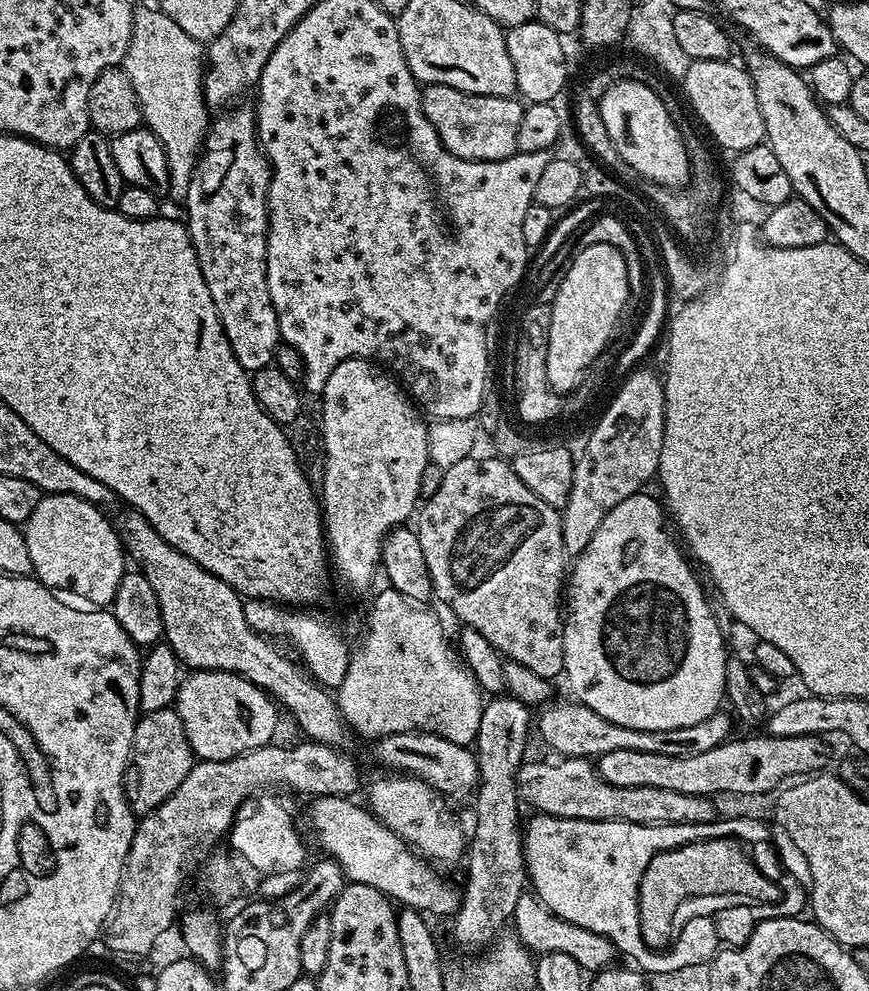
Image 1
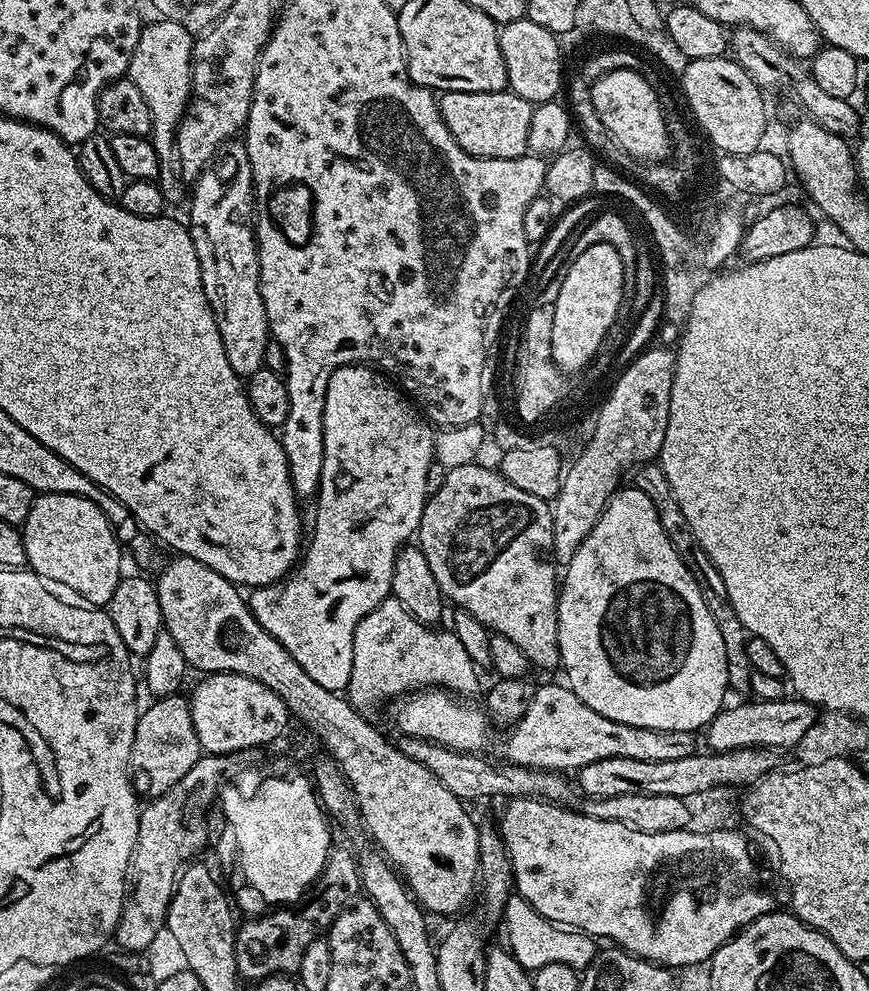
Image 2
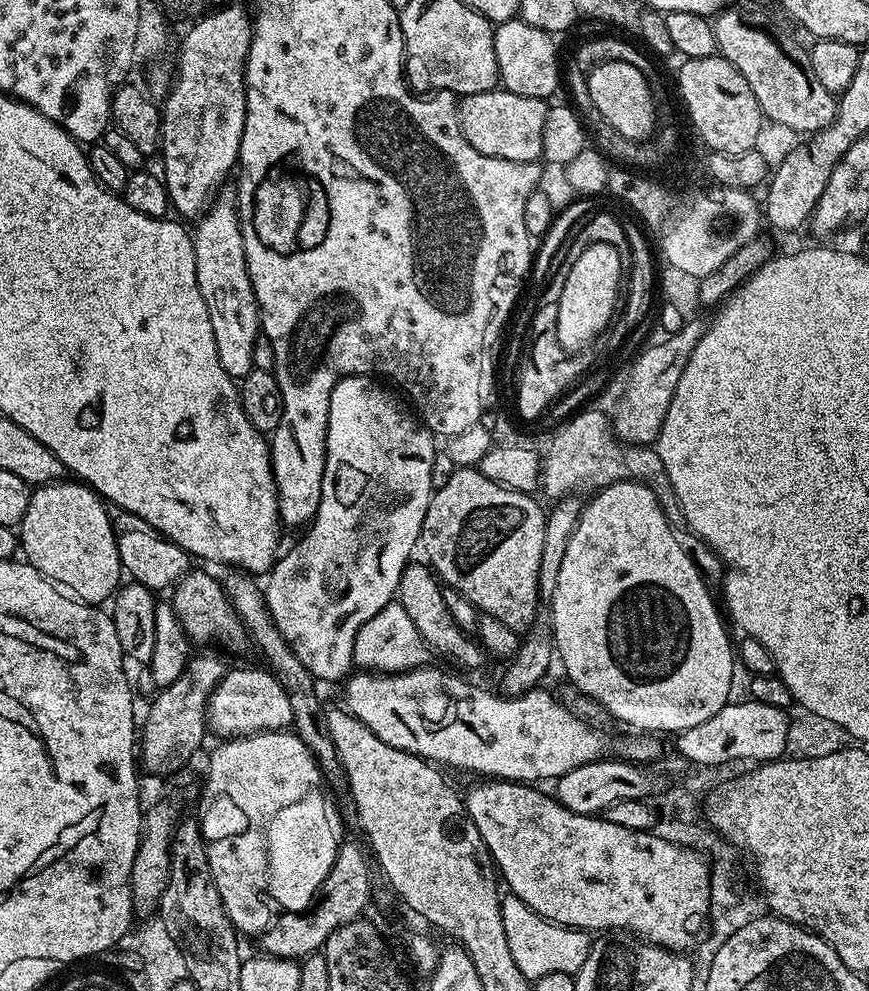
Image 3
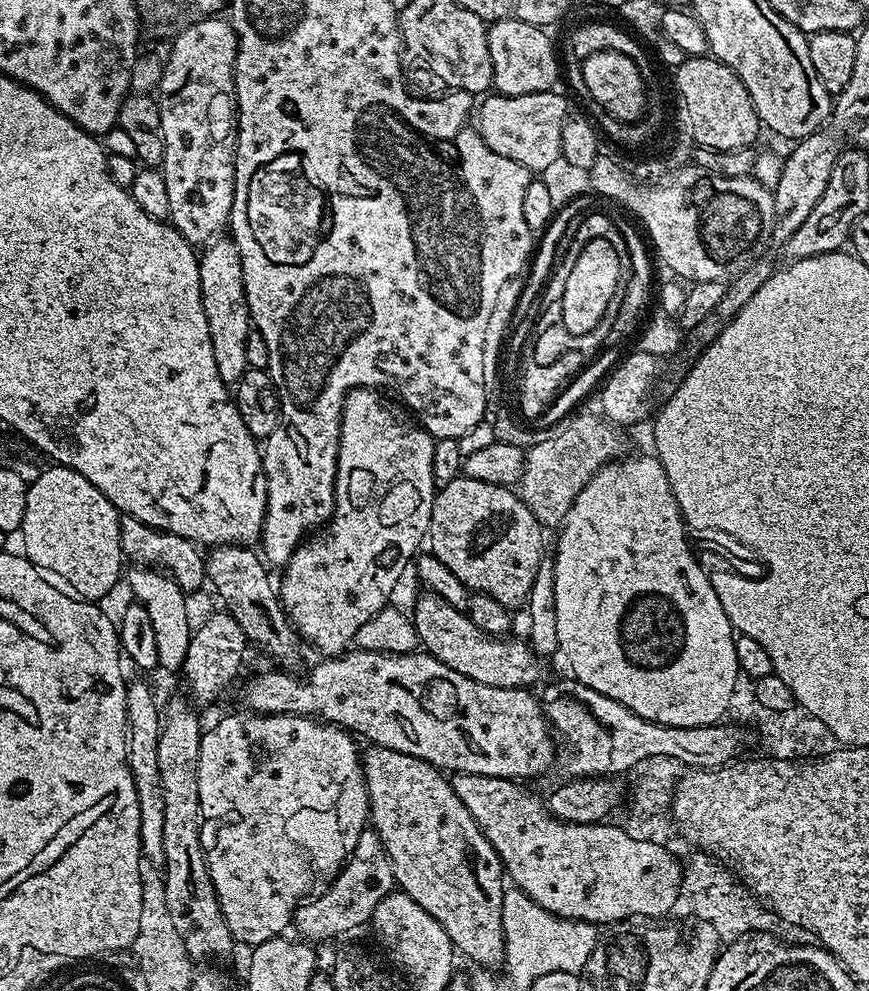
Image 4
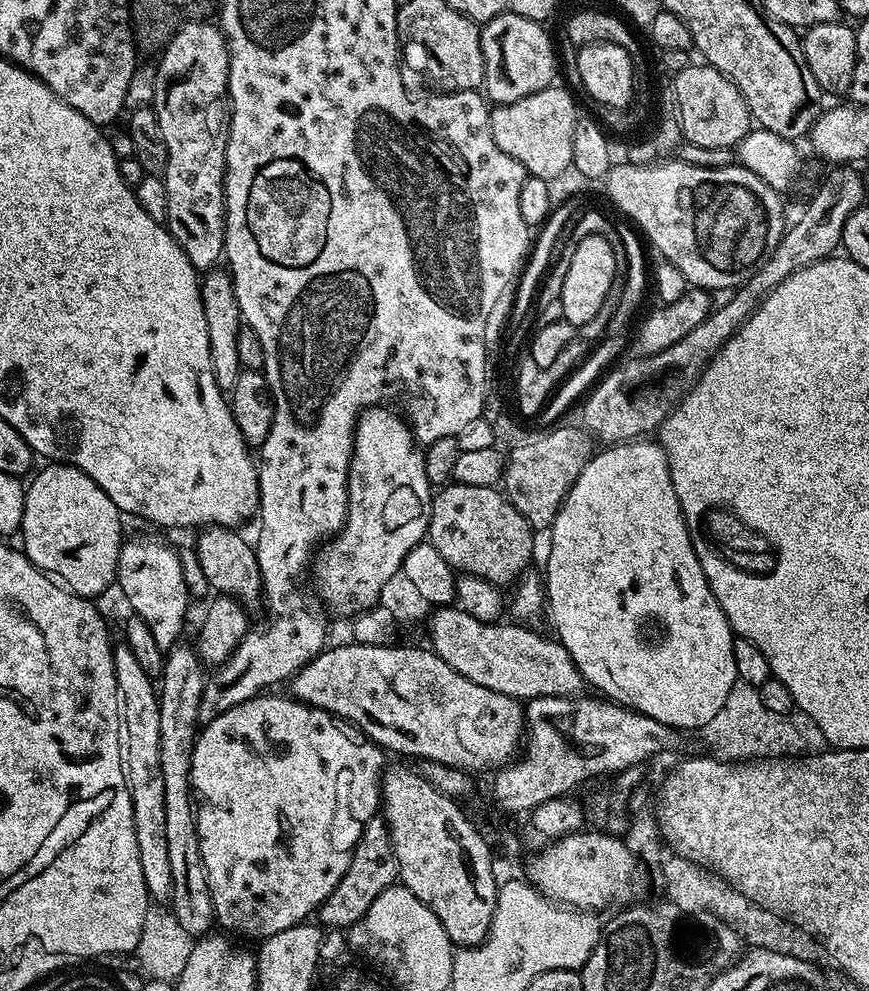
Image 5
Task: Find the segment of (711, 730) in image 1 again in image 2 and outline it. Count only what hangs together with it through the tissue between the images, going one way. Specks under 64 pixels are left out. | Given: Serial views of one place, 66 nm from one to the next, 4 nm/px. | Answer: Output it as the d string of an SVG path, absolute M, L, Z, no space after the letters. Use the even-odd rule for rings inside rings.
M544 684L532 694L526 714L508 736L508 757L523 768L540 768L543 772L571 773L590 766L602 758L638 758L640 762L674 762L674 758L697 755L697 733L686 730L654 730L614 722L586 706L578 694L560 684Z

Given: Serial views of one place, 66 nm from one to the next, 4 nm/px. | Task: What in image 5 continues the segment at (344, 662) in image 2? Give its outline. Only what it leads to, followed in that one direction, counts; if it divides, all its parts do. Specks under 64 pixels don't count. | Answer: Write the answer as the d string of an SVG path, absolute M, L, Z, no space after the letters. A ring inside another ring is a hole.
M388 406L365 408L356 420L356 433L352 435L352 461L348 467L348 517L339 533L313 555L310 565L310 580L312 576L316 583L314 591L333 617L355 617L379 601L382 586L394 574L401 572L406 554L427 537L433 495L433 485L426 478L424 448L416 443L407 420L399 411Z

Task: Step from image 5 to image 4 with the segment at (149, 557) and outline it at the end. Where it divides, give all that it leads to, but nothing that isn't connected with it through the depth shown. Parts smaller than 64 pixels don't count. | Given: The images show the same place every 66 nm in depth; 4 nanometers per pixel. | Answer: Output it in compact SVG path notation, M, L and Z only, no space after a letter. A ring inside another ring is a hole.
M136 566L126 576L128 588L133 592L135 603L144 607L150 614L150 623L154 626L154 643L158 646L158 665L168 672L179 673L184 667L186 650L190 650L190 638L194 631L193 621L188 621L186 593L176 584L171 575L152 566Z

